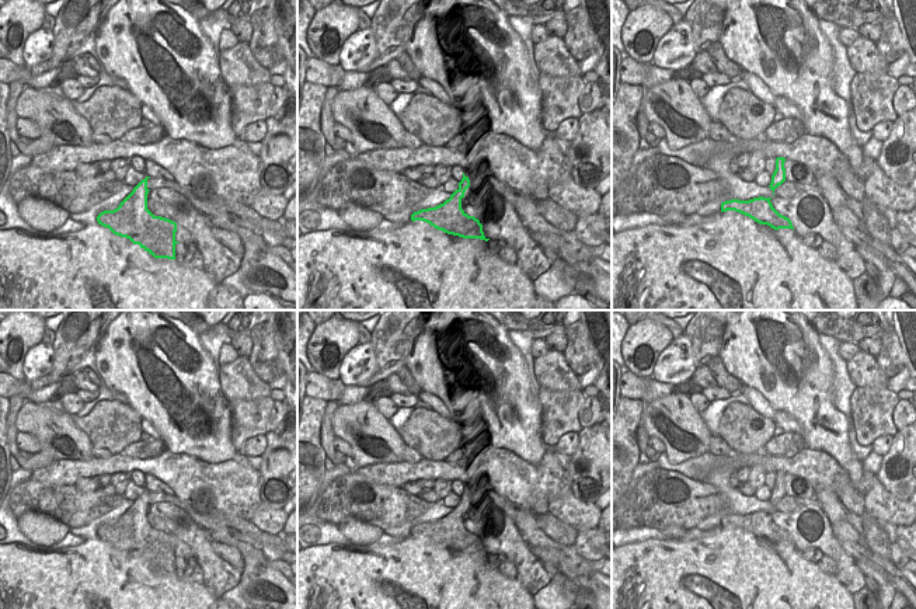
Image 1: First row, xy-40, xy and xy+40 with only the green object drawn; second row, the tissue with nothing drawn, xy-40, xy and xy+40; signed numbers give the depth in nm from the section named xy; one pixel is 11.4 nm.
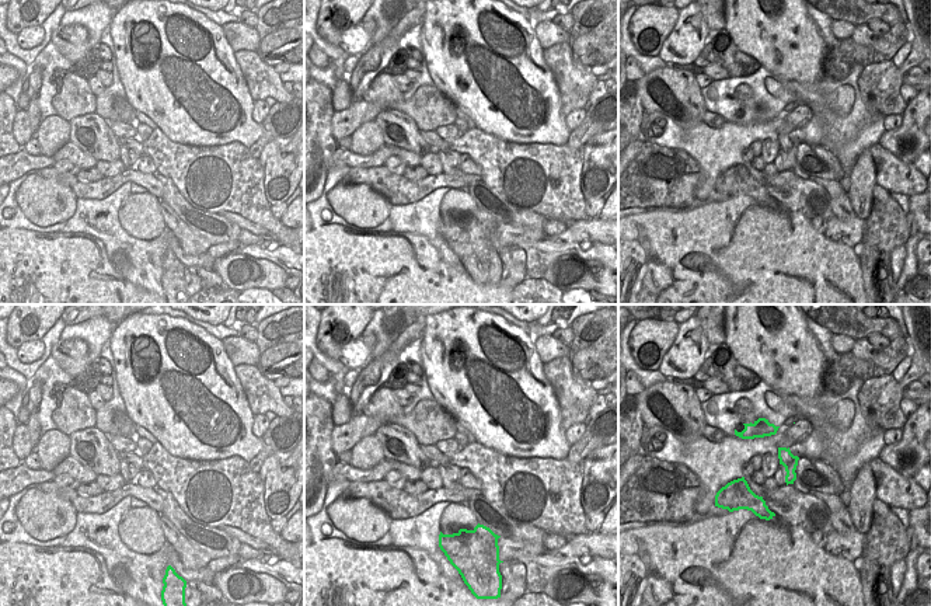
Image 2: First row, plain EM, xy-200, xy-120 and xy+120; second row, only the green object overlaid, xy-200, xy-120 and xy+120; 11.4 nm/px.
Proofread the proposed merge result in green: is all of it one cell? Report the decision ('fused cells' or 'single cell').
single cell

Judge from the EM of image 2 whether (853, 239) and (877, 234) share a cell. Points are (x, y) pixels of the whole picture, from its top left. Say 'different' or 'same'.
different

